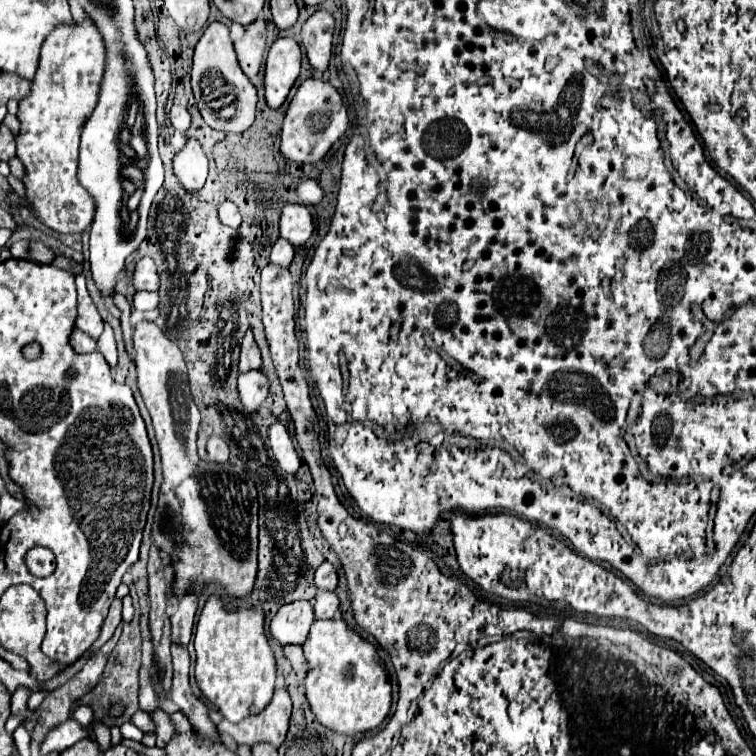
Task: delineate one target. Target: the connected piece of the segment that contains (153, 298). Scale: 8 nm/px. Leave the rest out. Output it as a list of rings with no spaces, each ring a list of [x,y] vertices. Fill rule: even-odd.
[[[139,291],[133,297],[133,307],[139,311],[149,311],[155,309],[159,305],[159,295],[157,293],[147,293],[147,291]]]

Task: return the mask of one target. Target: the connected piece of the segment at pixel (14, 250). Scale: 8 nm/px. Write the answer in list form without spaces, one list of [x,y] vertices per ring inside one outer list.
[[[21,240],[17,241],[10,247],[10,252],[13,258],[16,259],[28,259],[29,257],[29,241]]]

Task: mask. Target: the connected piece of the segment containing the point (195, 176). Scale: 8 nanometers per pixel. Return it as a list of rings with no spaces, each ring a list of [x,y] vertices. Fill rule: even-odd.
[[[187,139],[185,147],[175,155],[173,169],[189,191],[199,191],[207,179],[207,157],[197,139]]]

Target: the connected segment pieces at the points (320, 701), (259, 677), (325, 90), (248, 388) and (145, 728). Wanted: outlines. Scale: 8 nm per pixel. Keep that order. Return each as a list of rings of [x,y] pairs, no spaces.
[[[343,619],[315,621],[303,645],[313,667],[305,679],[307,699],[317,721],[337,733],[357,735],[383,723],[391,709],[391,683],[377,661],[377,649],[357,635]]]
[[[211,595],[199,615],[193,641],[197,651],[197,665],[195,665],[197,685],[227,721],[239,723],[253,711],[257,713],[261,711],[261,707],[265,707],[265,703],[269,703],[275,687],[275,655],[265,635],[265,611],[261,607],[229,611],[219,595]]]
[[[307,79],[297,89],[281,131],[281,153],[295,163],[317,163],[321,161],[333,143],[347,131],[349,115],[343,105],[339,91],[321,79]]]
[[[261,369],[239,375],[239,395],[249,411],[259,409],[269,393],[269,379]]]
[[[137,711],[135,715],[133,715],[133,719],[131,719],[145,735],[149,735],[149,733],[155,733],[155,723],[151,721],[151,717],[147,715],[147,713],[143,713],[143,711]]]

